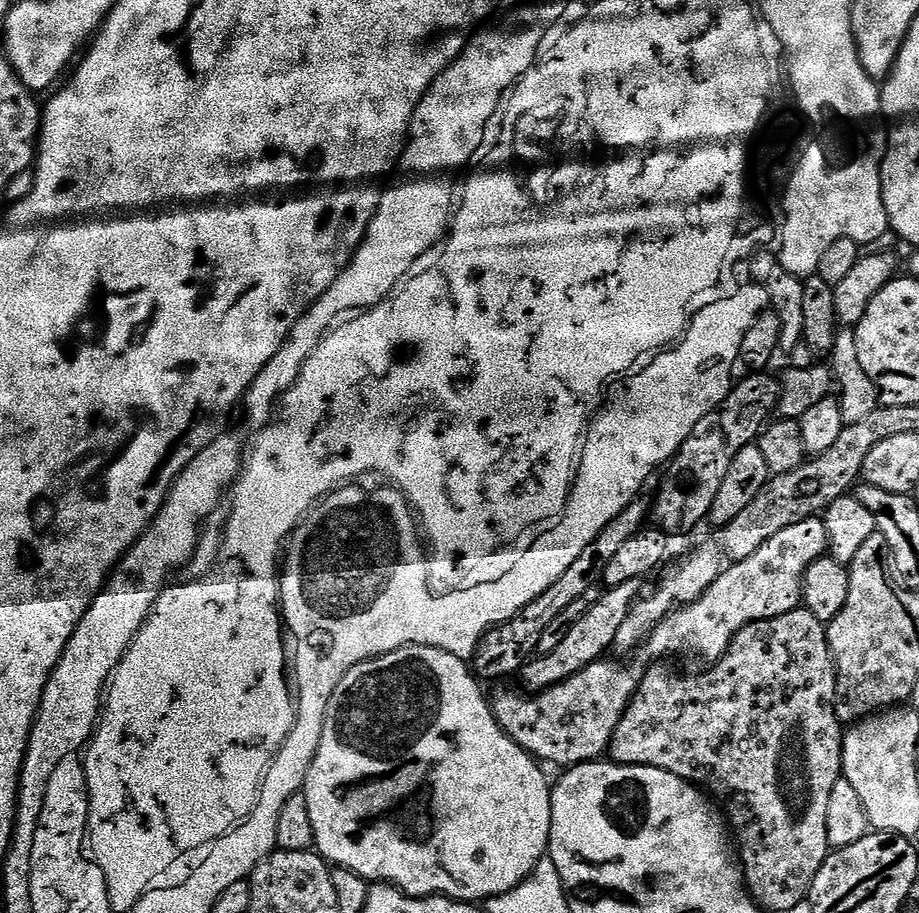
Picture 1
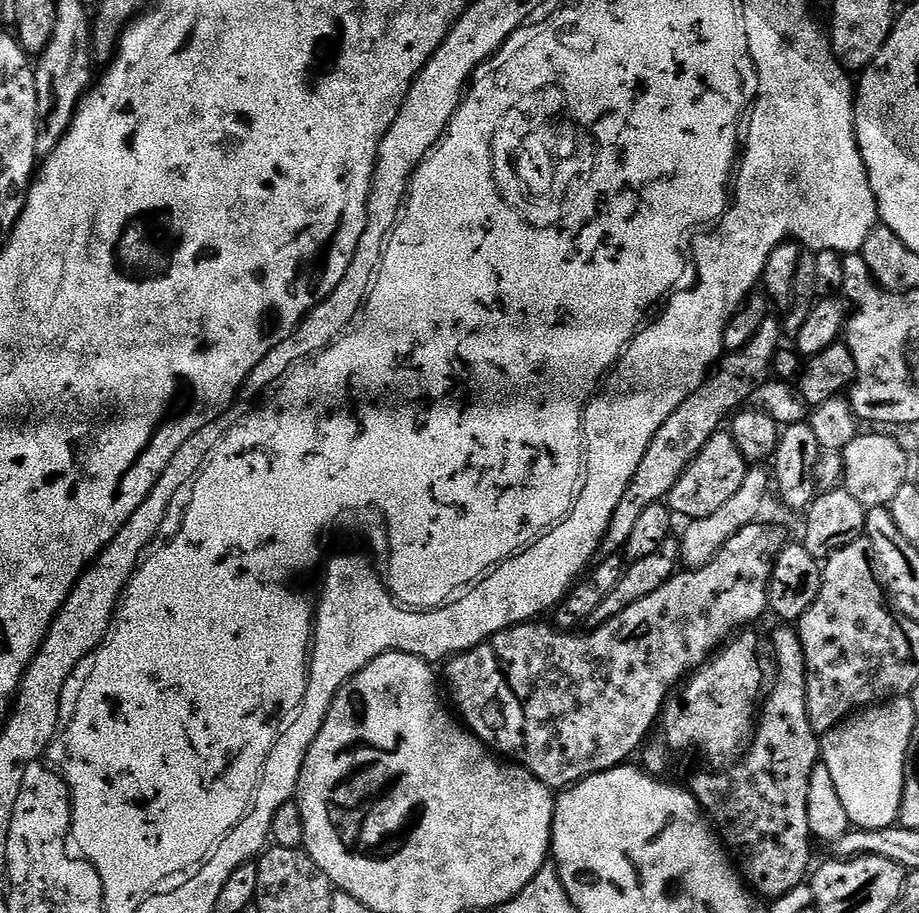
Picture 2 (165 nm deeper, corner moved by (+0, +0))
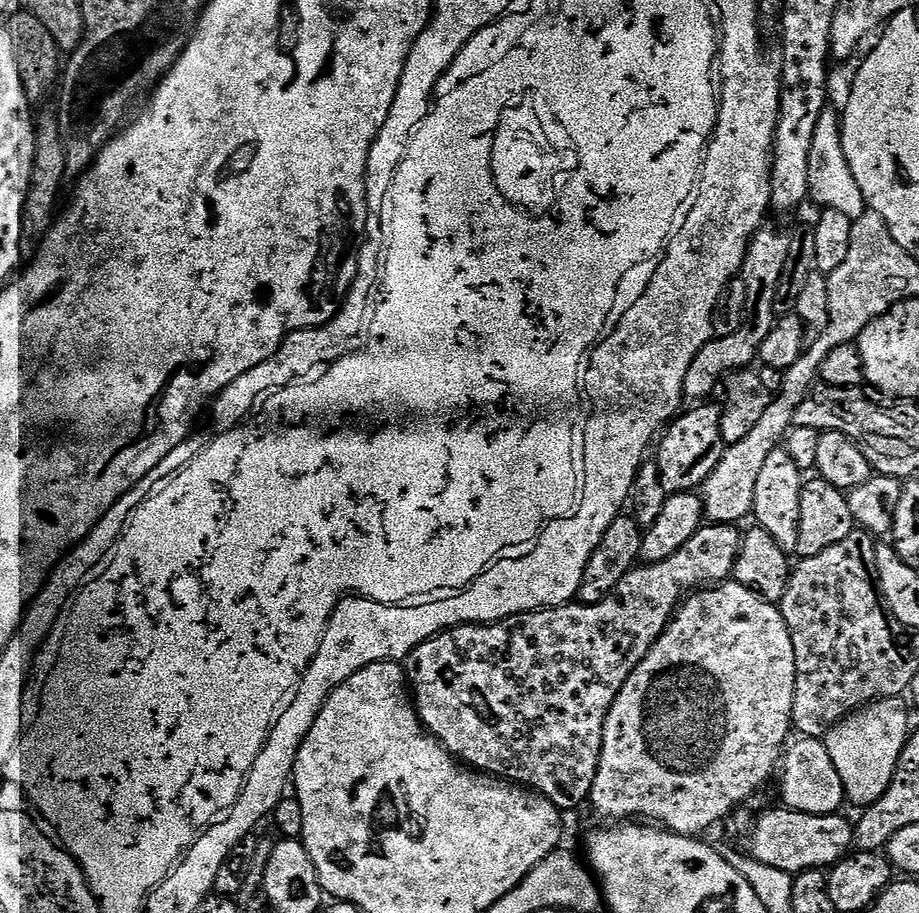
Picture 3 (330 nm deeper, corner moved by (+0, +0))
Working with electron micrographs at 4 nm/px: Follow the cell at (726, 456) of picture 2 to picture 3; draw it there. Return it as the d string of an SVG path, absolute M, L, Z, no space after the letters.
M700 402L689 408L692 408L689 412L681 411L667 425L666 431L658 440L660 453L655 453L654 456L660 466L662 486L669 494L699 489L706 482L706 478L714 474L714 466L722 462L722 454L726 447L720 425L721 409L717 405L715 408L712 402Z

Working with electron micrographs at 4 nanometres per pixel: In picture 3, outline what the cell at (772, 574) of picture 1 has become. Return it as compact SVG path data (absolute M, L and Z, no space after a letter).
M708 522L698 530L698 534L694 534L694 538L690 538L690 542L686 542L686 546L682 546L682 550L678 550L678 554L670 554L670 558L657 564L644 564L629 570L626 578L622 578L622 582L618 582L616 589L602 602L597 604L569 602L562 608L539 608L537 612L523 612L505 620L498 620L494 624L460 624L456 628L447 628L445 632L439 632L434 638L422 642L422 646L414 649L402 664L420 721L457 760L465 765L513 781L521 786L527 786L533 792L539 792L550 802L554 802L554 806L558 809L567 810L567 808L578 807L583 800L585 803L591 797L594 778L598 774L598 762L602 754L606 718L610 714L610 706L614 706L614 698L618 698L622 686L626 686L626 678L630 678L638 662L642 662L642 658L650 654L654 642L658 642L658 638L668 627L668 621L676 615L676 610L686 594L703 589L705 586L715 586L727 581L735 573L741 539L742 532L737 525Z

